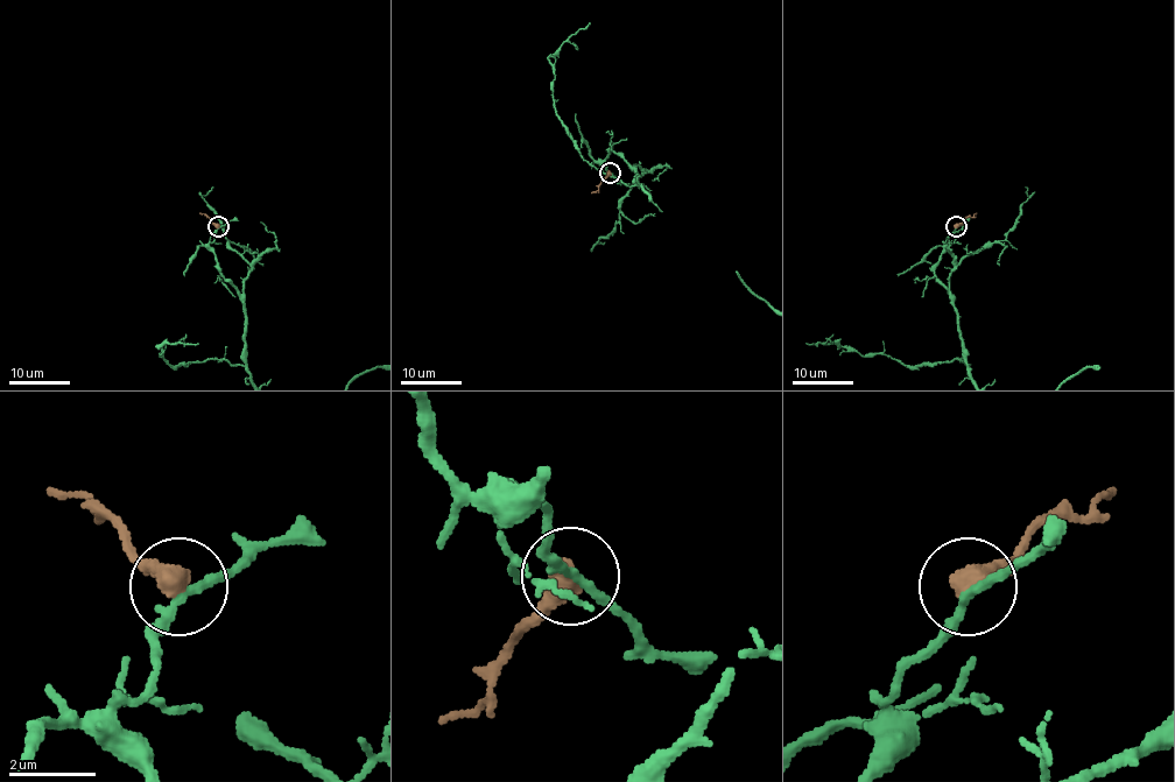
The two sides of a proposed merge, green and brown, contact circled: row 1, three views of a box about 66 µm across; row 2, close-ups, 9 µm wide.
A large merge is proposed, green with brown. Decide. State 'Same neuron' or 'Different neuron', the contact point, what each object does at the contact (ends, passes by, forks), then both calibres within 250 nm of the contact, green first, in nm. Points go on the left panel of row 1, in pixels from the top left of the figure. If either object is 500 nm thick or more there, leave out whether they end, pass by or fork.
Different neuron. Place: (218, 226). Thickness 200 nm (green) against 550 nm

